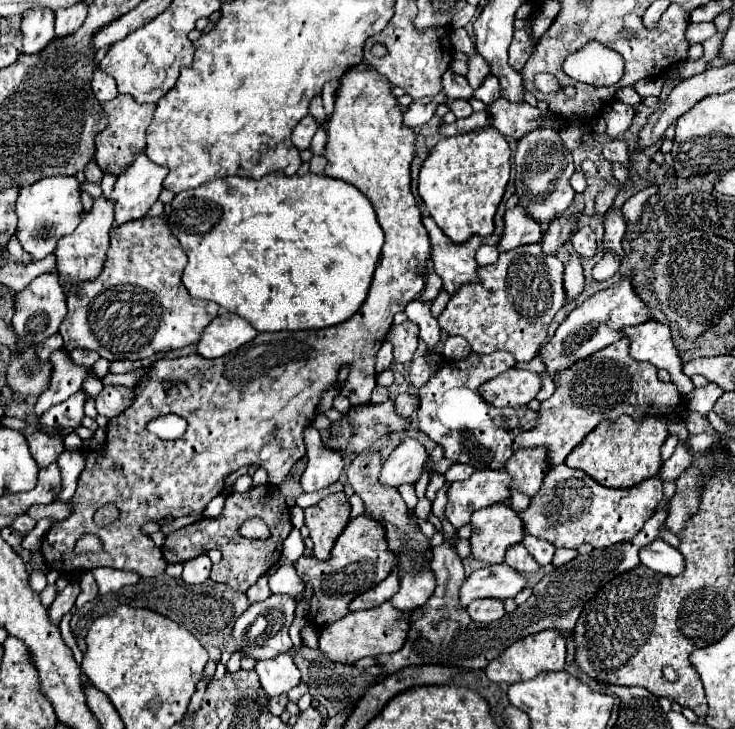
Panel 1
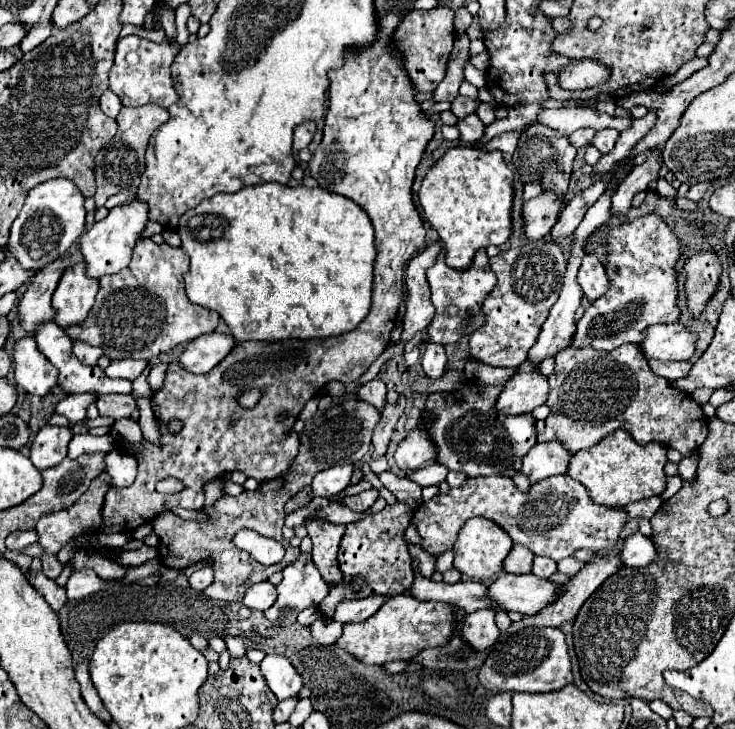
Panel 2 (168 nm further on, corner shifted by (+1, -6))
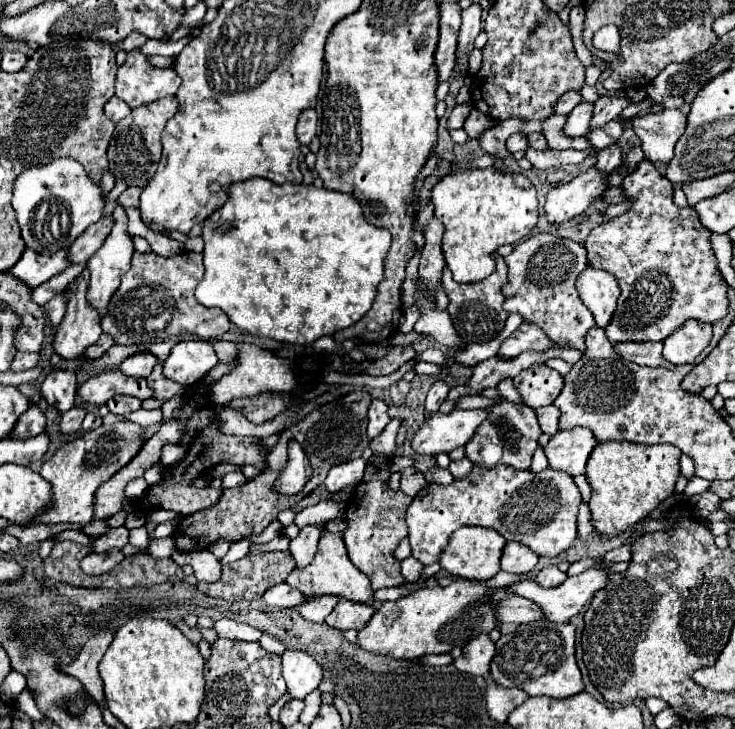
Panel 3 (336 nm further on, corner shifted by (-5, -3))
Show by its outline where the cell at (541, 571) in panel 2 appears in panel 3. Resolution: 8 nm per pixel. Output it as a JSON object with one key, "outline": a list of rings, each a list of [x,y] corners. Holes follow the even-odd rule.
{"outline":[[[550,564],[536,574],[536,582],[542,582],[542,586],[558,586],[564,580],[566,580],[566,572],[562,572],[556,564]]]}

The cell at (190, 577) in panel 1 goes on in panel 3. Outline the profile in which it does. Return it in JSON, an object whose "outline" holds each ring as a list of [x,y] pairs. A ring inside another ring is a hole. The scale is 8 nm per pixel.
{"outline":[[[176,550],[172,554],[172,558],[180,566],[190,564],[194,568],[194,576],[198,582],[218,582],[222,576],[220,560],[210,550],[202,550],[202,552],[194,552],[194,554],[182,554]]]}

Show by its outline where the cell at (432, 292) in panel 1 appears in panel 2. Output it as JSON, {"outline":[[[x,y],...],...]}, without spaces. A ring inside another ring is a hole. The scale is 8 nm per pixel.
{"outline":[[[440,241],[428,245],[422,253],[414,255],[406,267],[406,315],[404,315],[404,333],[402,339],[410,341],[418,331],[424,331],[434,317],[426,269],[436,263],[438,253],[442,251]]]}

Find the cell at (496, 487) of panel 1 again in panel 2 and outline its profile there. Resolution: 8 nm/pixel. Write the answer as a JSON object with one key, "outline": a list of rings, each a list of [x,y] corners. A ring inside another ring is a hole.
{"outline":[[[556,475],[536,481],[528,491],[516,489],[510,477],[468,477],[460,487],[440,493],[422,503],[414,511],[414,525],[420,535],[420,547],[438,557],[452,549],[460,527],[472,517],[486,517],[500,525],[514,543],[528,547],[534,555],[560,561],[570,557],[576,549],[604,551],[618,543],[626,513],[592,503],[586,487],[570,475]]]}

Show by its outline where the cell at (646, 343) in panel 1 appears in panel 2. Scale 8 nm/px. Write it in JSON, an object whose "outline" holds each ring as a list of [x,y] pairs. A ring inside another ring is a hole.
{"outline":[[[682,323],[652,325],[644,331],[642,351],[648,359],[658,361],[688,361],[696,351],[698,335]]]}

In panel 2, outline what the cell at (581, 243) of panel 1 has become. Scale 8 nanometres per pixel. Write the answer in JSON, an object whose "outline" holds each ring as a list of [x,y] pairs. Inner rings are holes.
{"outline":[[[584,255],[582,265],[578,269],[578,285],[582,287],[584,299],[590,303],[602,297],[608,291],[608,277],[604,265],[594,255]]]}

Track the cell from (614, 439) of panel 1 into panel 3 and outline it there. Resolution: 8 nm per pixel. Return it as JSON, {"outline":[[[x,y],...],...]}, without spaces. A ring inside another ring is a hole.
{"outline":[[[604,442],[596,444],[586,464],[586,478],[592,486],[590,512],[594,530],[606,538],[616,536],[642,518],[646,518],[666,496],[674,492],[680,476],[680,450],[670,444],[638,446],[634,442]]]}

